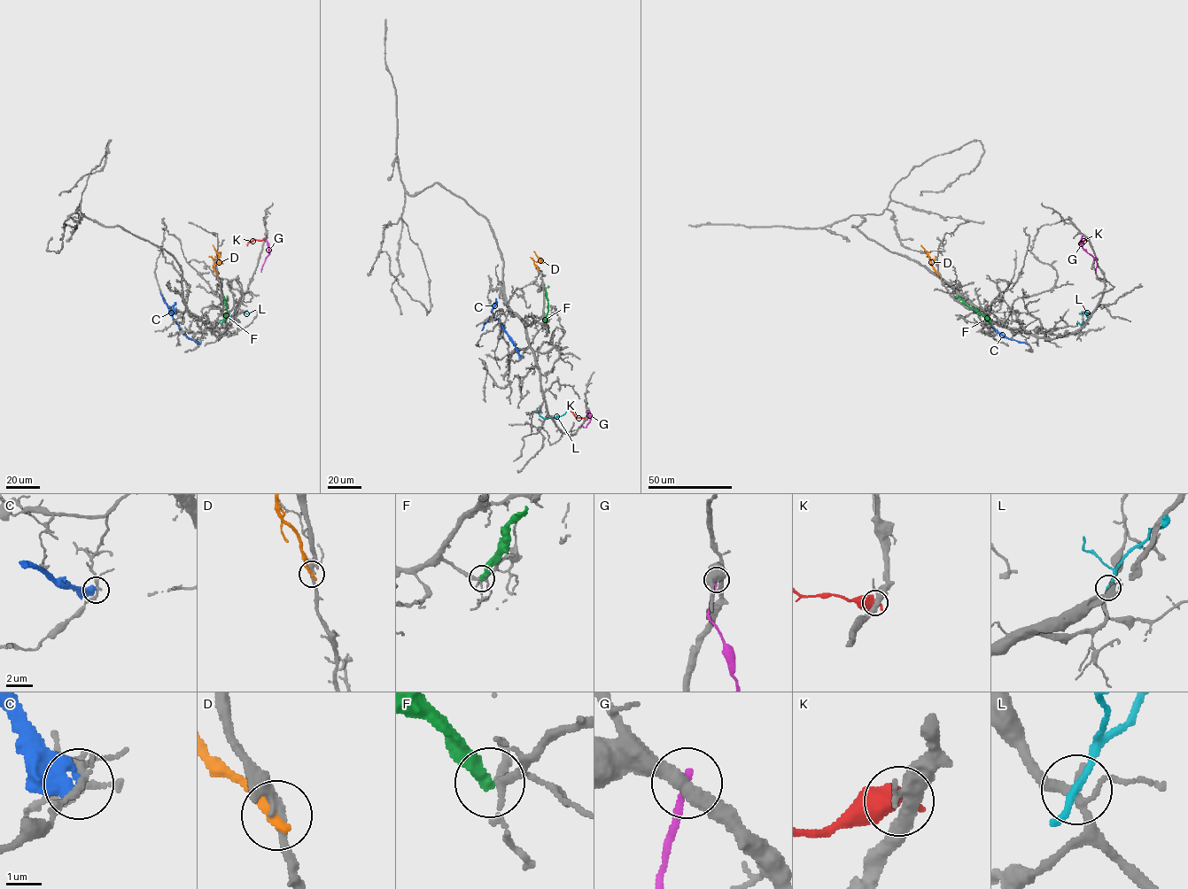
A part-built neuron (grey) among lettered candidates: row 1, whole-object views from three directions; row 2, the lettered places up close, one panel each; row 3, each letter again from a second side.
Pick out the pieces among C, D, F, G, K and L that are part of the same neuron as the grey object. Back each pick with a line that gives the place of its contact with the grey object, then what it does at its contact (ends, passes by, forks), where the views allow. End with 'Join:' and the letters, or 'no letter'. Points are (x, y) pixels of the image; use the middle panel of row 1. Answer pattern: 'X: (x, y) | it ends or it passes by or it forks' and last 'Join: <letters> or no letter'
Join: no letter

